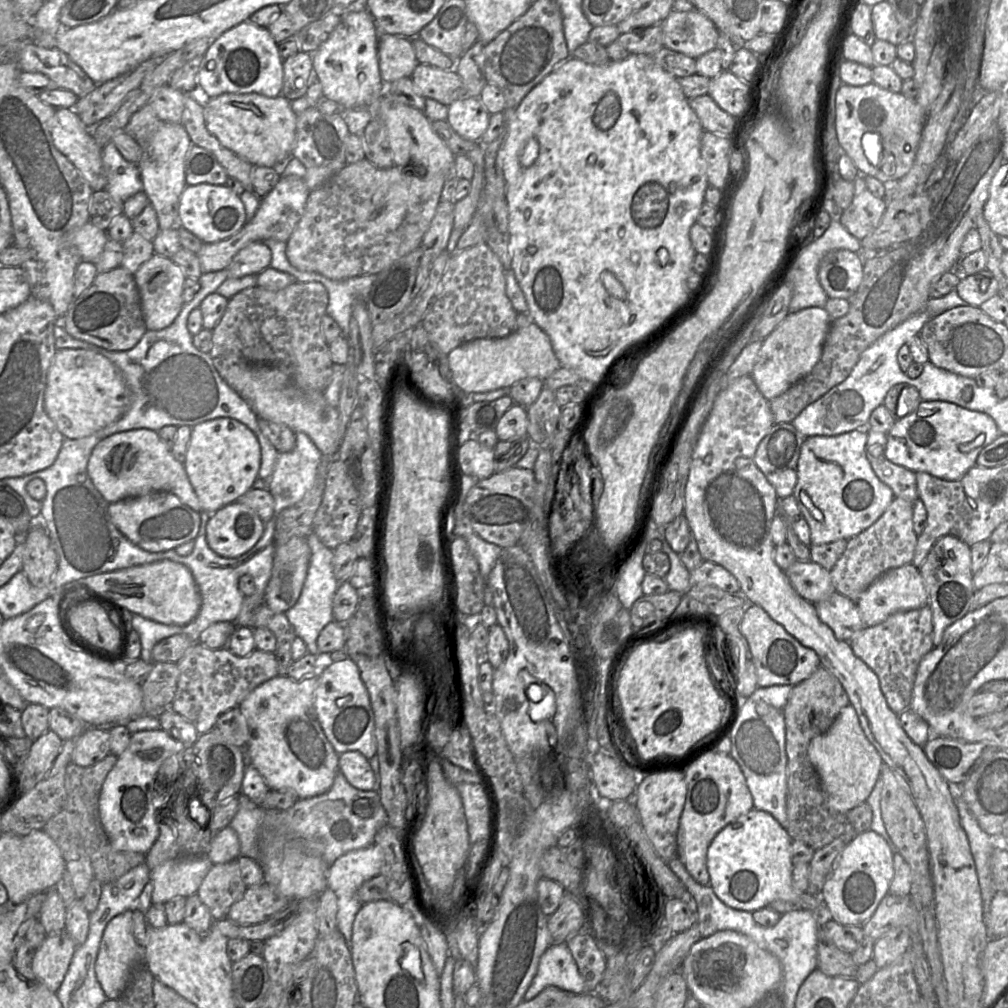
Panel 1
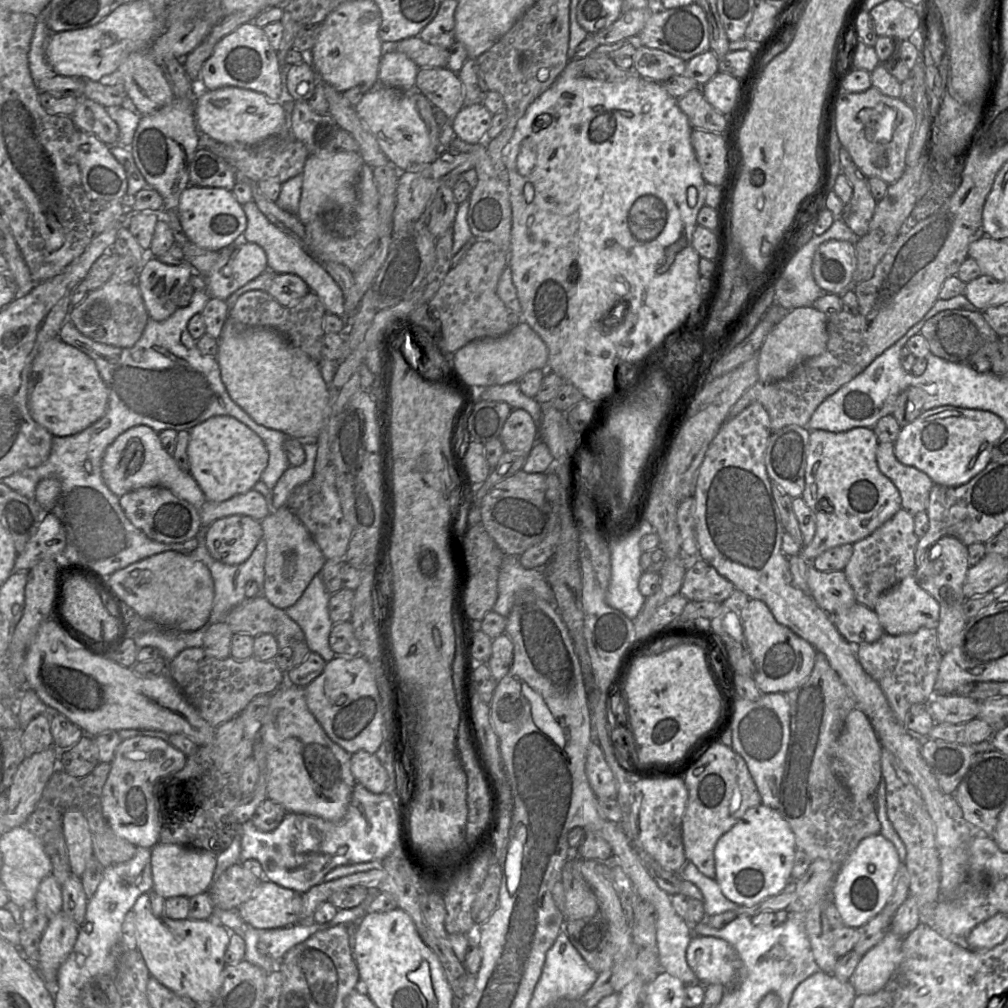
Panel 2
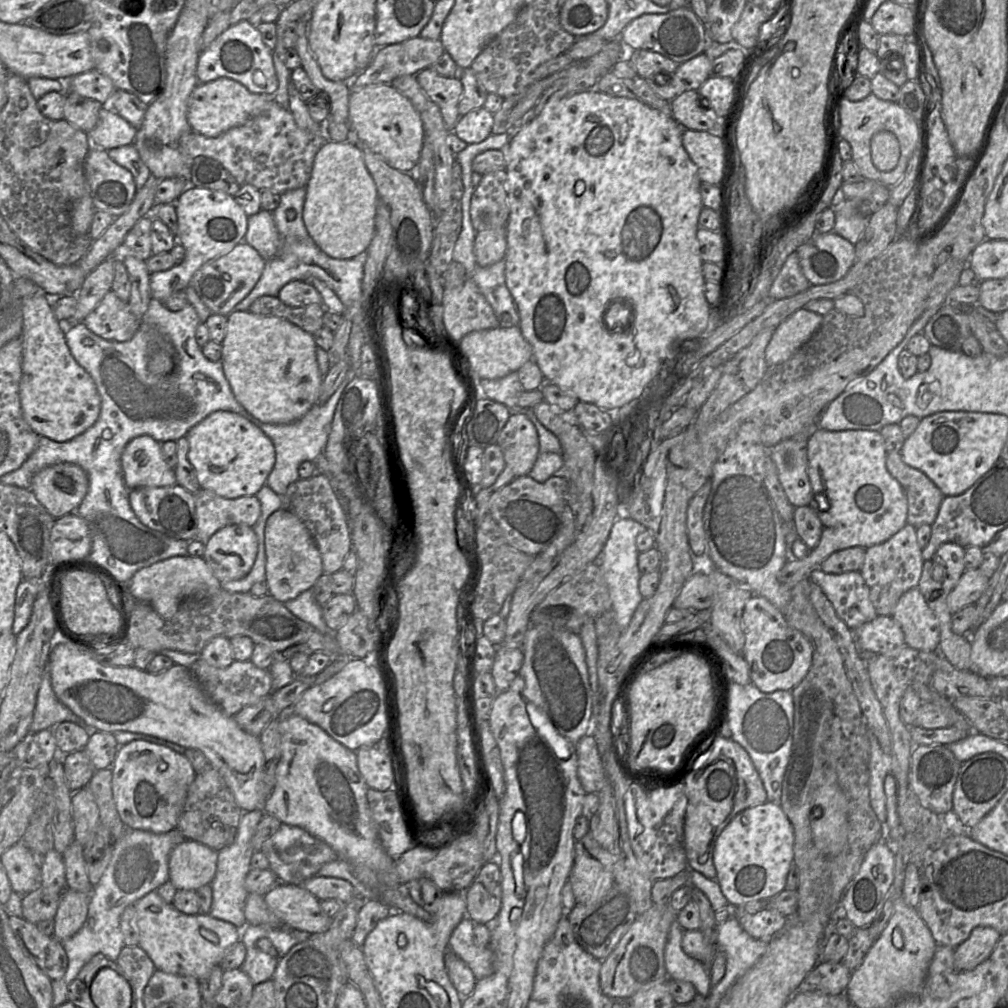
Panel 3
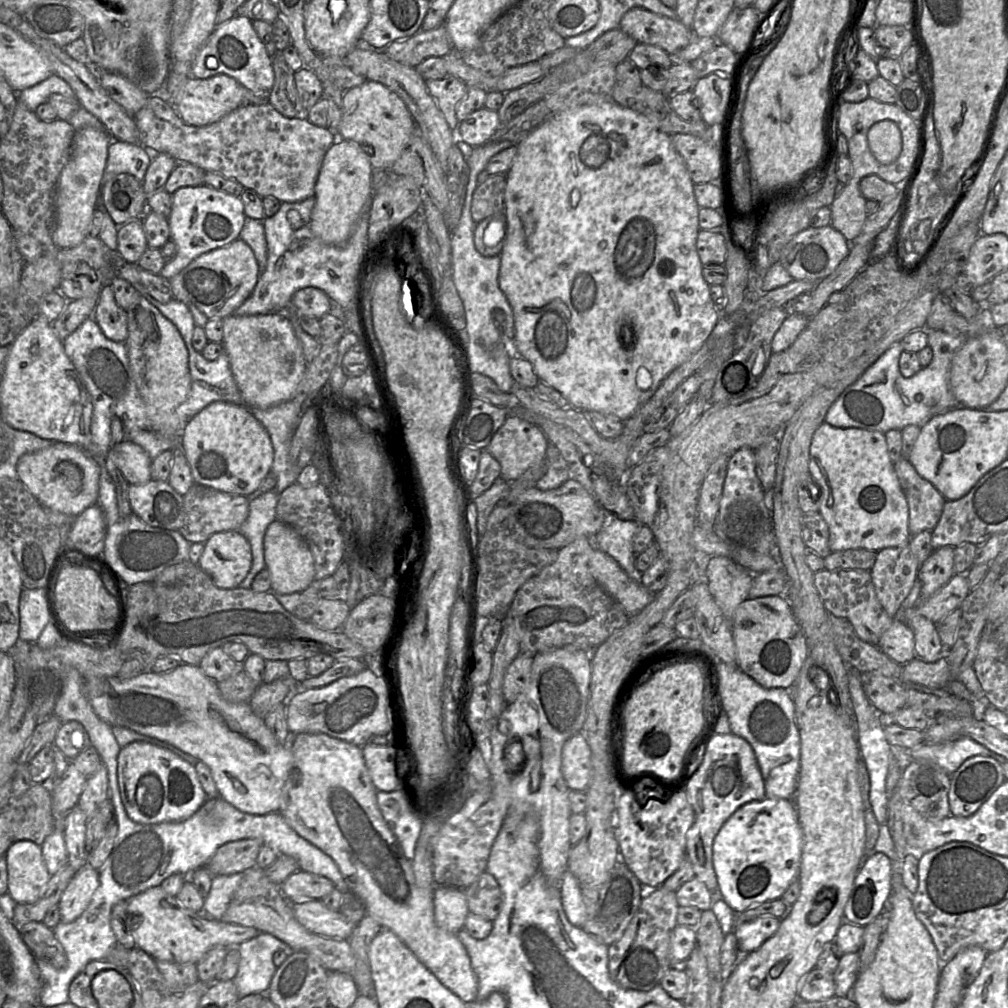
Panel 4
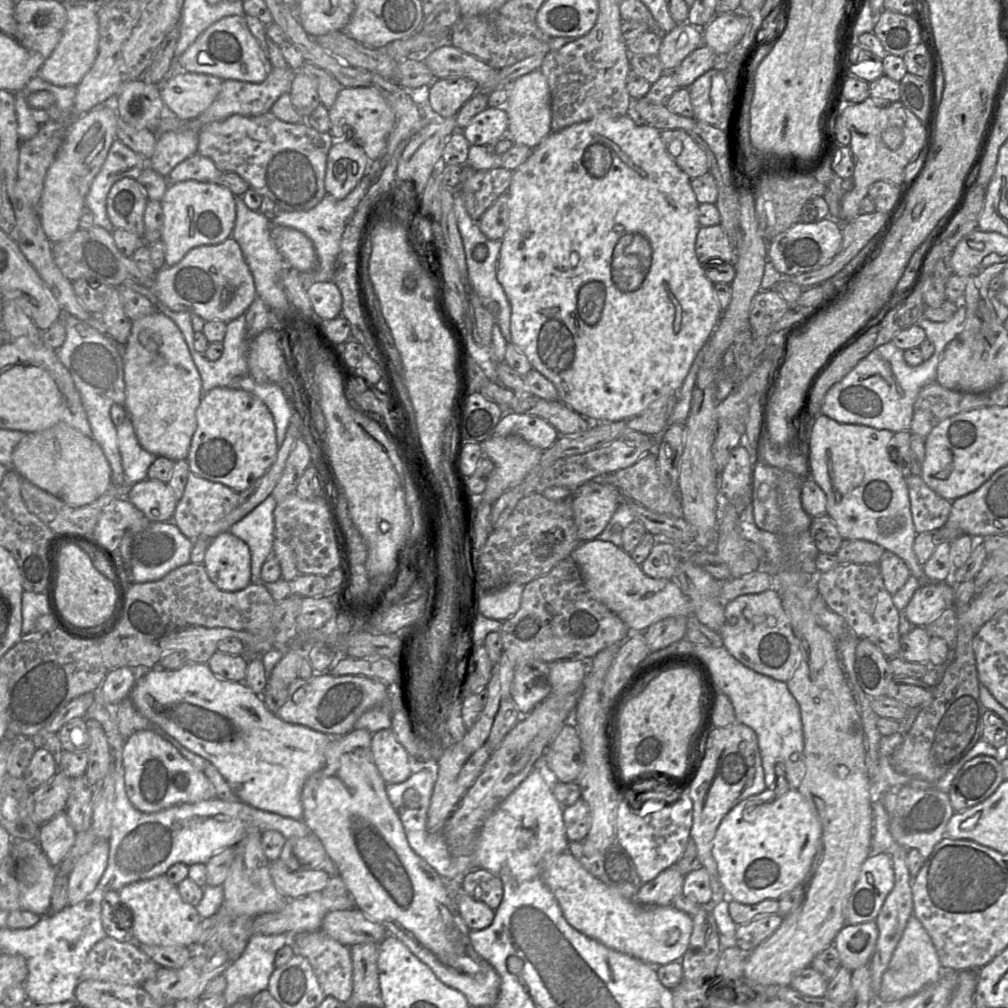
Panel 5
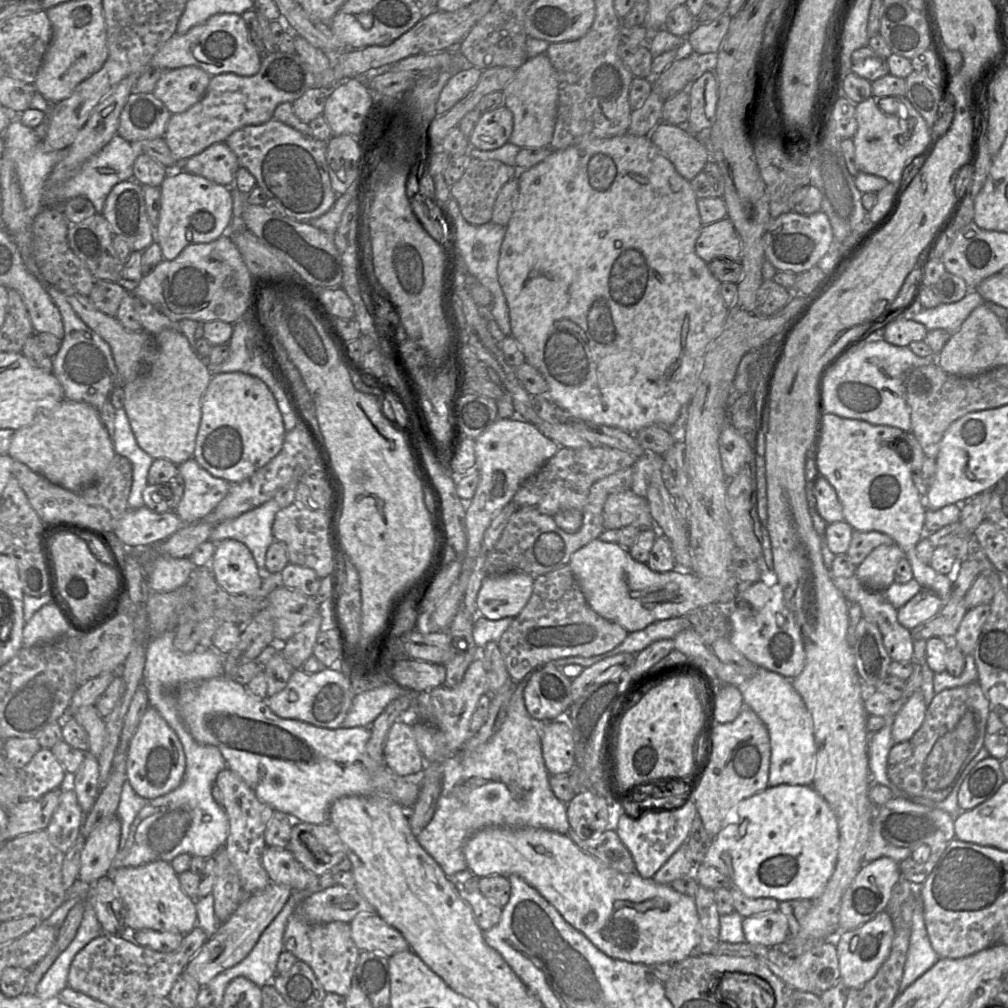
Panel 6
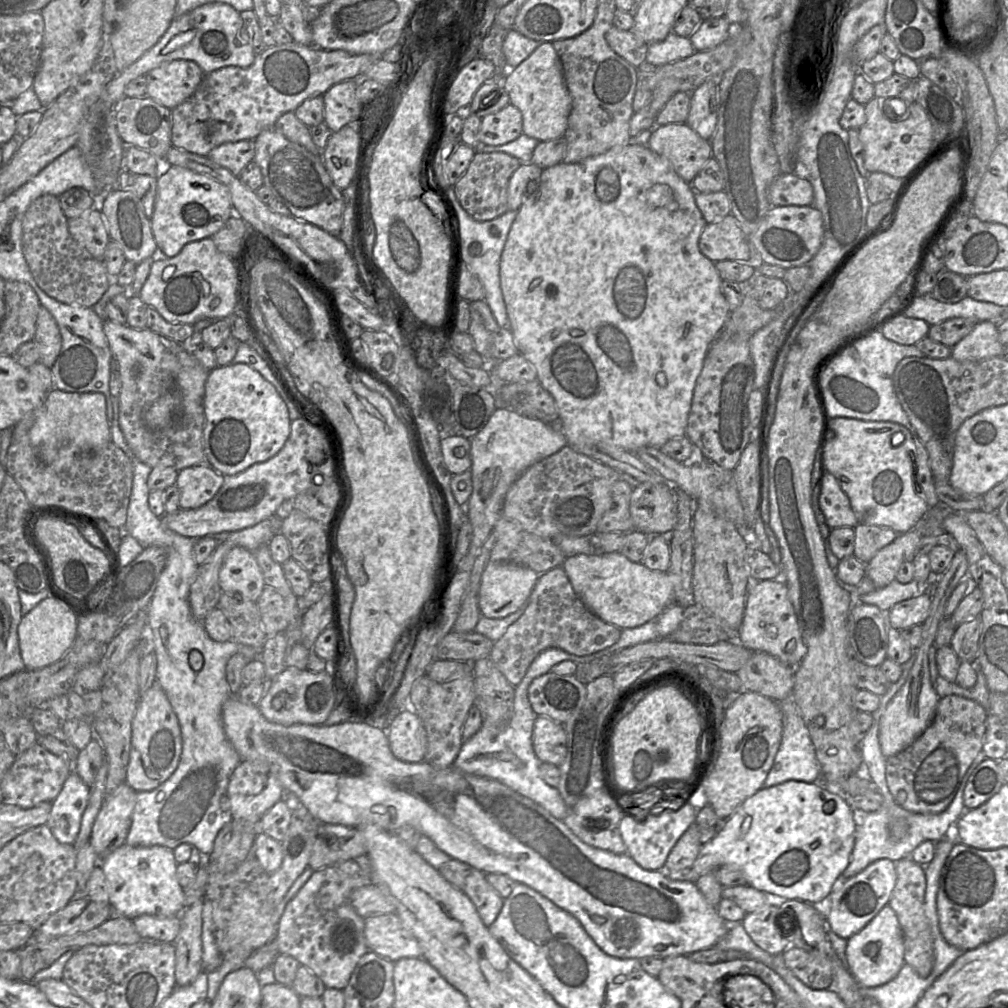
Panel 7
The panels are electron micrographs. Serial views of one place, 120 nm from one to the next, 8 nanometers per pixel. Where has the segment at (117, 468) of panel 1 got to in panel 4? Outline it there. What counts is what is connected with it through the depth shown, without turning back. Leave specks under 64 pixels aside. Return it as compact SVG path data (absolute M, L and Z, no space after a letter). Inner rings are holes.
M128 439L112 446L106 458L117 465L130 485L144 484L152 479L152 459L141 446Z

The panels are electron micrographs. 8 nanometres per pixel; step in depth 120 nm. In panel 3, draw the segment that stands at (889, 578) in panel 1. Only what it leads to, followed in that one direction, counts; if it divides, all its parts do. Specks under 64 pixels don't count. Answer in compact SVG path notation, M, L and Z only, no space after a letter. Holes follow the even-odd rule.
M918 587L900 596L891 617L901 627L906 645L923 651L939 650L939 624Z

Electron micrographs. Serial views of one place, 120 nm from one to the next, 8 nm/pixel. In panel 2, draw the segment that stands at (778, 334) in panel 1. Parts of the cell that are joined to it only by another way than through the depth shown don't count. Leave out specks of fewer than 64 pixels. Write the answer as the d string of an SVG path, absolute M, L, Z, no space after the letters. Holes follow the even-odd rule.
M812 306L790 310L766 336L758 356L758 379L771 383L785 378L798 365L809 358L822 354L827 345L828 317Z

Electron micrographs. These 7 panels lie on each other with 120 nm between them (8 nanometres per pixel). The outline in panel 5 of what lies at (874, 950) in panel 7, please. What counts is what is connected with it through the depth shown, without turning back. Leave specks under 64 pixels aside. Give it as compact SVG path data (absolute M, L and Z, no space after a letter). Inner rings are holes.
M875 920L860 924L846 923L832 943L838 951L841 966L854 971L869 964L878 934Z

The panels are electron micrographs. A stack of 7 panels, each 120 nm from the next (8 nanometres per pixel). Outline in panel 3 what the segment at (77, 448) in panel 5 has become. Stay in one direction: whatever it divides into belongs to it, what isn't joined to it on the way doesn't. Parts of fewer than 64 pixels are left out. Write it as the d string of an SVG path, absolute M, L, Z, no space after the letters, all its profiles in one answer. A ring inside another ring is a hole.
M59 463L45 467L32 478L30 490L55 519L76 511L89 488L87 473L78 465Z

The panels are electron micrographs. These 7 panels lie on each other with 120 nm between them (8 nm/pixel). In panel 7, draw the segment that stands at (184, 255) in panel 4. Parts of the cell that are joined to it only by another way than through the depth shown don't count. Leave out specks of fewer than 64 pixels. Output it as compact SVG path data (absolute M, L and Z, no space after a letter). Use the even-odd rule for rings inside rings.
M172 166L157 177L151 230L157 247L168 258L176 256L189 242L212 237L233 215L231 197L222 183L190 169Z

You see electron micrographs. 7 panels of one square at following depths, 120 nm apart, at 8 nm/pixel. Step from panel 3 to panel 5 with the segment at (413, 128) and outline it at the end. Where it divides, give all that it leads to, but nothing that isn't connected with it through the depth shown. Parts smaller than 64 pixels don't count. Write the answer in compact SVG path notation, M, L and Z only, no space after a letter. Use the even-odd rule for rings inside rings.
M343 87L333 106L328 110L330 131L335 140L350 140L360 146L370 162L377 161L384 153L394 127L394 113L383 96L370 87Z

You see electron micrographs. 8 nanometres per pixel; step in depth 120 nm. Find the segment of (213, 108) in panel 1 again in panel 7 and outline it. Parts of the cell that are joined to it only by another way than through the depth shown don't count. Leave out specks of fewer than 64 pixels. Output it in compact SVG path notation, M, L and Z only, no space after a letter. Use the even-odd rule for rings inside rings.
M173 60L163 63L146 75L147 97L173 110L196 91L205 73L193 61Z

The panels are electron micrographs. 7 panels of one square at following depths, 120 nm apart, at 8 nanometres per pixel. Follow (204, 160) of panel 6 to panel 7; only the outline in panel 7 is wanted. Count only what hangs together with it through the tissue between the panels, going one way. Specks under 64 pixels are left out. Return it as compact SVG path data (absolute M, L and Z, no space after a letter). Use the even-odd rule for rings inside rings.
M254 140L228 142L212 149L206 156L219 166L239 176L243 168L253 161L255 156Z

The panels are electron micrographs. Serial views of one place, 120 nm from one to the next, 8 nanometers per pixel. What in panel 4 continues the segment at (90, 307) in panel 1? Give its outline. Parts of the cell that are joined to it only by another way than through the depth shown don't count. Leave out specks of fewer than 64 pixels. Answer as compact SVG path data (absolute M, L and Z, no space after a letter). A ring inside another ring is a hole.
M110 284L103 286L93 318L108 339L120 343L126 342L128 337L127 311L116 303Z

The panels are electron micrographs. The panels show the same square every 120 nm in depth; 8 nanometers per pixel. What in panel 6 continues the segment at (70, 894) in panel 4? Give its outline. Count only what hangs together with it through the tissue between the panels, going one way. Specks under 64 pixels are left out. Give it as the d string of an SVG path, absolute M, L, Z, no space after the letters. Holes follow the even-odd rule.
M117 816L102 822L93 830L81 852L78 879L94 884L99 878L110 874L120 837L121 822Z

